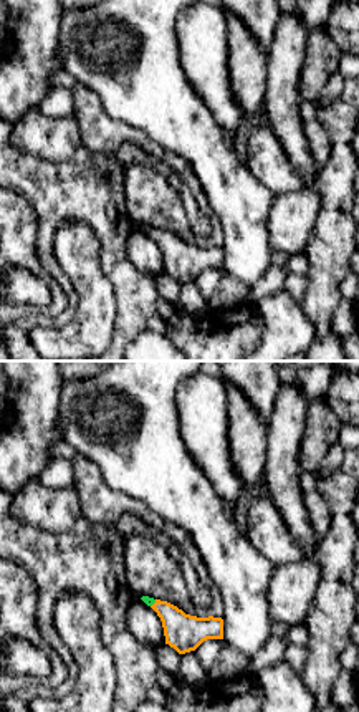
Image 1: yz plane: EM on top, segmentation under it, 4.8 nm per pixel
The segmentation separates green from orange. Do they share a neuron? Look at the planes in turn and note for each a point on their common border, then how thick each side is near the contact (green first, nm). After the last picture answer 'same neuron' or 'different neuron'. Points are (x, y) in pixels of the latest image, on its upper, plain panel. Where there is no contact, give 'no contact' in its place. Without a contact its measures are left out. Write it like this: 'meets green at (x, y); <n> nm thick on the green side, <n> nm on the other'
meets green at (154, 230); 50 nm thick on the green side, 180 nm on the other

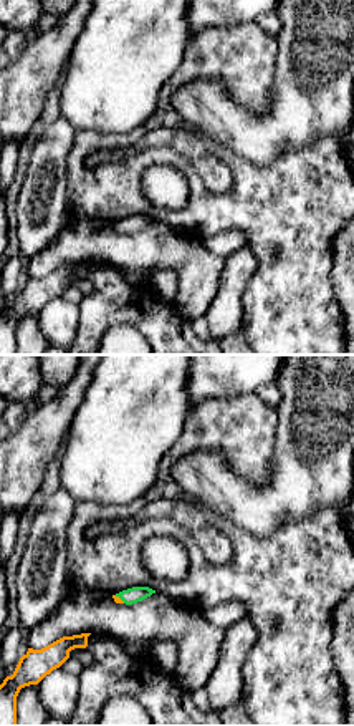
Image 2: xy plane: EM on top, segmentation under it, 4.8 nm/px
meets green at (119, 226); 80 nm thick on the green side, 30 nm on the other

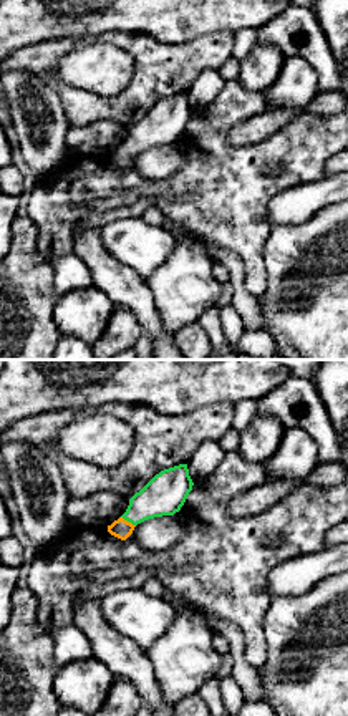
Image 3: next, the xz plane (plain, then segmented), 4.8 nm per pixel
meets green at (128, 149); 200 nm thick on the green side, 90 nm on the other

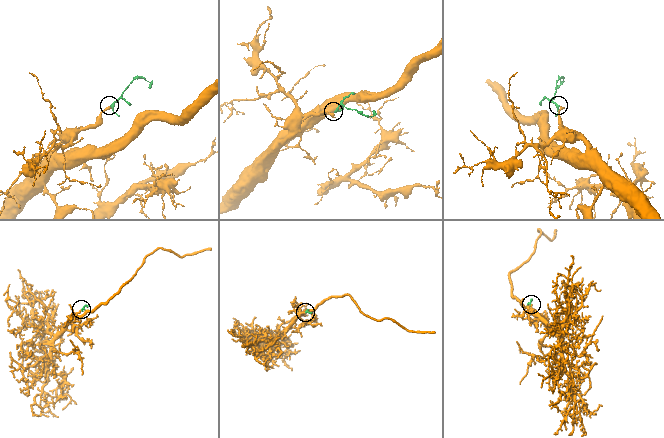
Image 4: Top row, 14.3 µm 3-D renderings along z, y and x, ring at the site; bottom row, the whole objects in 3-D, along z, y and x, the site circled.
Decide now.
same neuron

